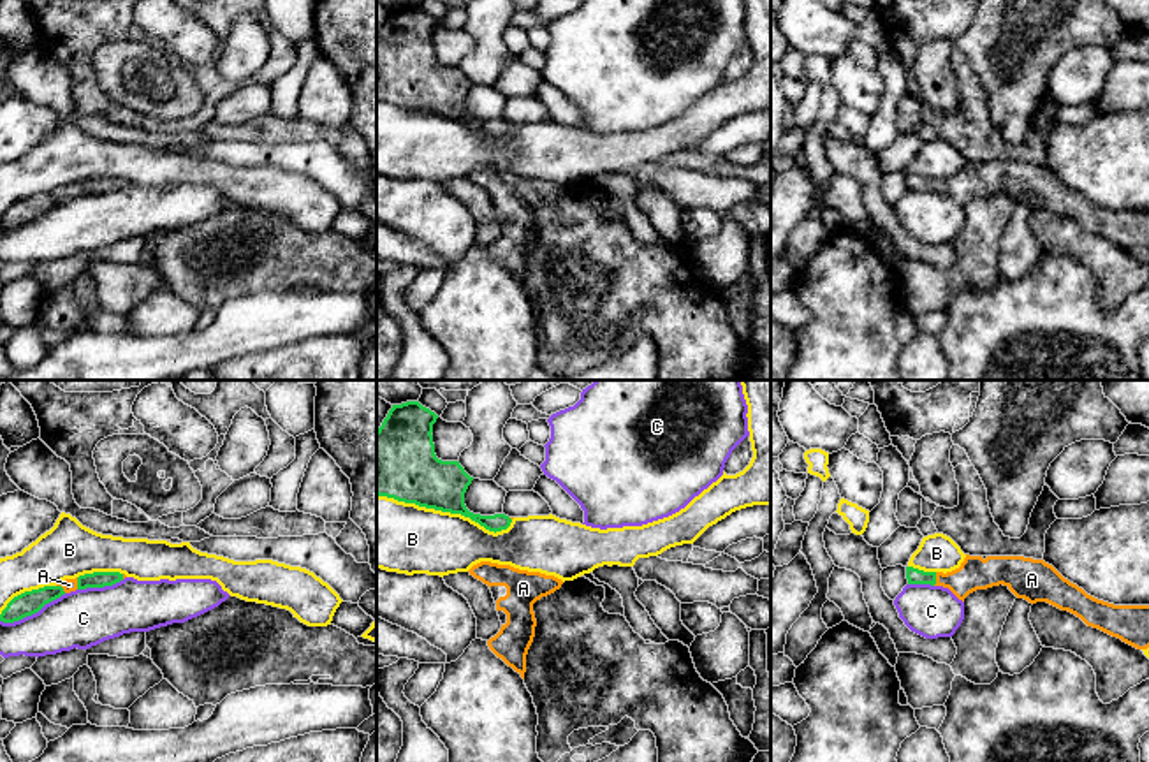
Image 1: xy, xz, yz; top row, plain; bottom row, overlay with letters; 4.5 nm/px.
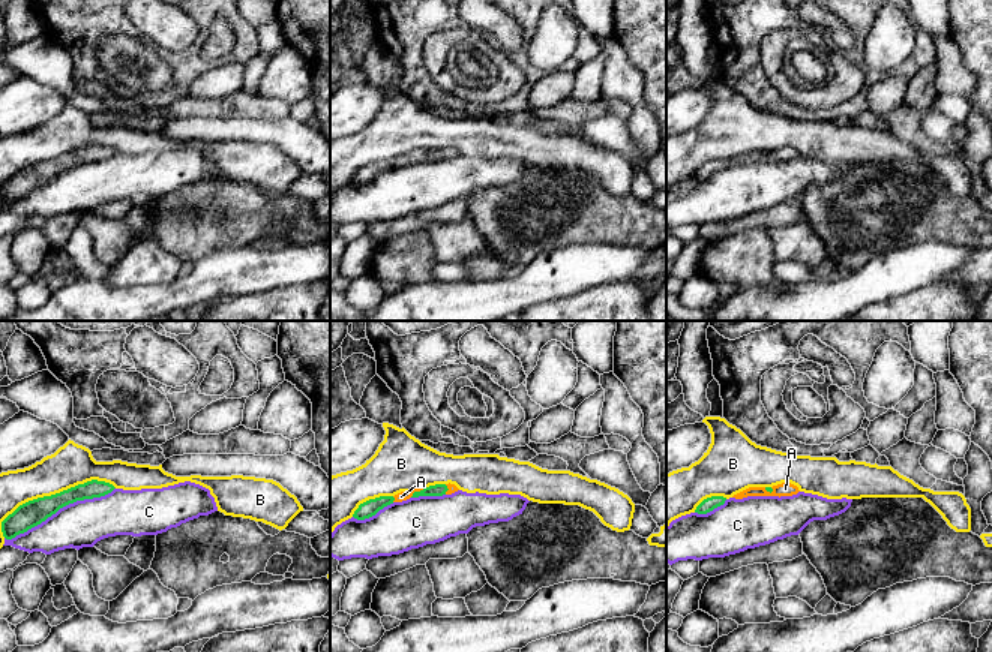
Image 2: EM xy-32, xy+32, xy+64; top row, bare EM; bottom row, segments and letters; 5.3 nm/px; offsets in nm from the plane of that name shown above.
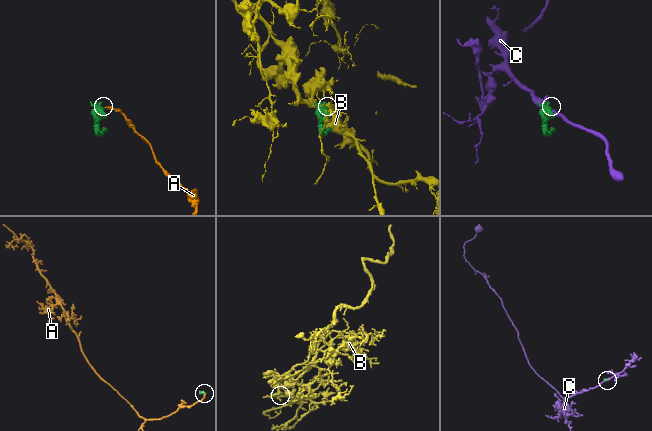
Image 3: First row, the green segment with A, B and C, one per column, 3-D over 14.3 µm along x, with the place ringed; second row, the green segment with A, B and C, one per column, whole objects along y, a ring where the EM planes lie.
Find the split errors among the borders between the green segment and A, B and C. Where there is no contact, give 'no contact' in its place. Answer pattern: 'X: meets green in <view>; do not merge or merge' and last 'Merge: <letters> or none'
A: meets green in yz; merge
B: meets green in xz; do not merge
C: meets green in xy; do not merge
Merge: A

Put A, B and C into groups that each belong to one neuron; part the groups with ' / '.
A / B / C

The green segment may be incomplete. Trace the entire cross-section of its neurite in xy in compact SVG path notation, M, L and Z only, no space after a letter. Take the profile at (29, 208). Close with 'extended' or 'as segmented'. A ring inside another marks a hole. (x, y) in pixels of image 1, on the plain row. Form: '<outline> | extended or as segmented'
M93 178L76 185L65 185L56 192L44 192L14 202L0 220L0 227L14 229L39 218L46 209L65 199L86 194L104 194L123 187L127 181L120 178Z | extended

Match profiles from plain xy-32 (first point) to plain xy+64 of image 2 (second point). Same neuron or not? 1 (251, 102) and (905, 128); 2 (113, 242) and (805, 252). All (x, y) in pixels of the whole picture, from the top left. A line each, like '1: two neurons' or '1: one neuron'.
1: one neuron
2: one neuron

